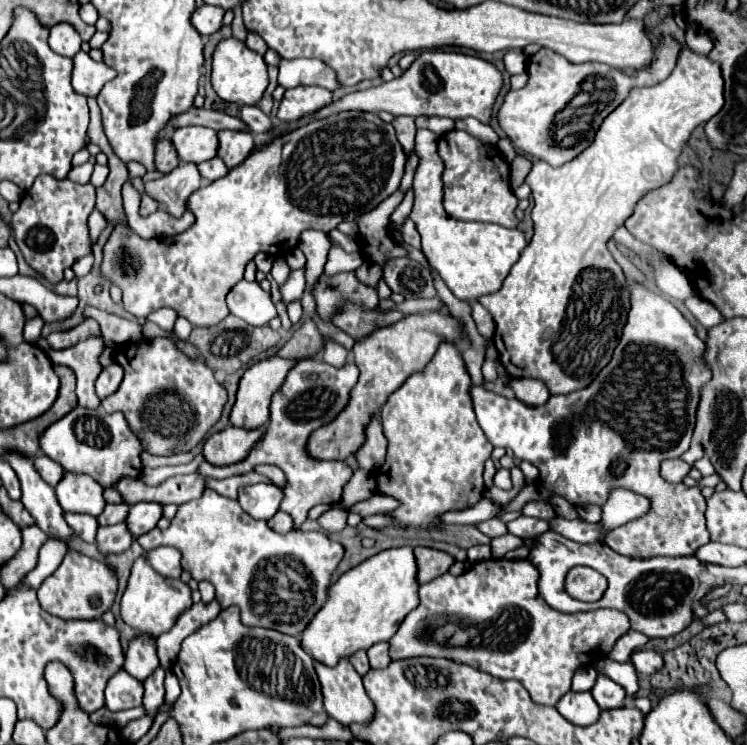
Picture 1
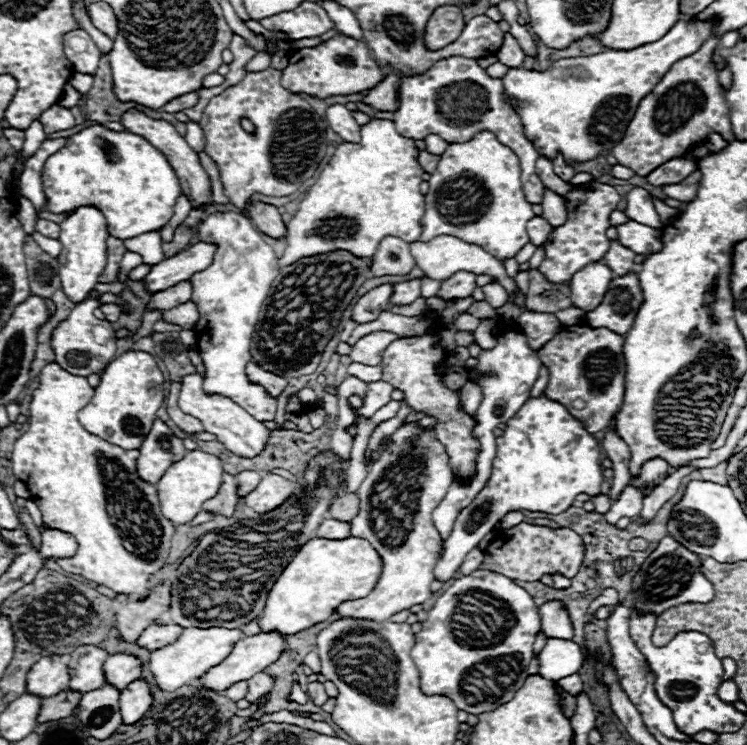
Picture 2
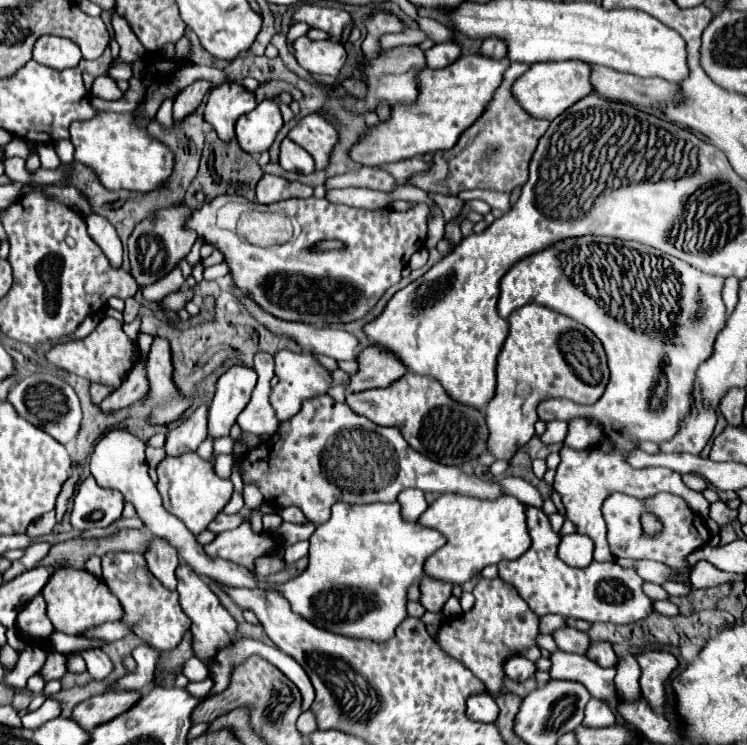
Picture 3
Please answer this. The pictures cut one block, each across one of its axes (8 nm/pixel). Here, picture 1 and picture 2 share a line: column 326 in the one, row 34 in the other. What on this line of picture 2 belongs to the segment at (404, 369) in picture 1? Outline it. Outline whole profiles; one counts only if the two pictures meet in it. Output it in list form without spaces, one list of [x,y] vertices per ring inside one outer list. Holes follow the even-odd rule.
[[[440,6],[434,10],[432,18],[426,24],[424,44],[428,50],[440,50],[446,44],[454,42],[464,30],[460,6]]]

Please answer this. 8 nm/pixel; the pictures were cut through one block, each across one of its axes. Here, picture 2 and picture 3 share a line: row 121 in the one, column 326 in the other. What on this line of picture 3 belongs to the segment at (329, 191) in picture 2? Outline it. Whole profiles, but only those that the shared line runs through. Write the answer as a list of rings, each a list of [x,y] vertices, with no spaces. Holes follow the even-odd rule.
[[[282,350],[282,352],[276,352],[274,354],[274,360],[276,360],[276,376],[280,378],[278,384],[272,388],[272,394],[270,394],[270,404],[276,412],[276,418],[280,422],[292,418],[304,400],[310,400],[318,394],[324,394],[330,386],[330,374],[326,372],[326,368],[322,368],[314,356],[310,354],[294,354],[290,350]]]

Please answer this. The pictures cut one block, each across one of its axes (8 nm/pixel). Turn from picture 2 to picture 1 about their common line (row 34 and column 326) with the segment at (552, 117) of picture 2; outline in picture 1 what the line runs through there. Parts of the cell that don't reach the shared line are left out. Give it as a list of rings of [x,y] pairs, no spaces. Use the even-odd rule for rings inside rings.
[[[348,658],[340,660],[336,666],[316,662],[314,668],[322,684],[324,708],[328,716],[344,726],[352,722],[366,724],[374,716],[374,706],[364,692],[362,678],[356,674]]]

